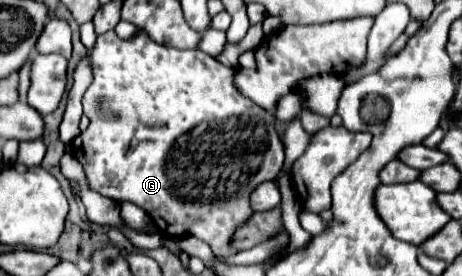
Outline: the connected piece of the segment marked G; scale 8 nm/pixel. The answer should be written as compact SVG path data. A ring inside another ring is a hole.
M137 29L137 35L133 35L131 39L119 39L115 35L115 31L103 33L97 37L97 43L89 51L89 55L93 59L93 71L95 71L95 79L83 95L83 113L89 117L89 127L71 141L71 153L83 165L89 189L97 191L113 201L119 201L119 203L129 201L129 203L139 205L153 219L157 231L167 239L193 235L197 239L205 241L213 249L213 253L219 257L235 255L237 249L231 247L231 239L233 239L235 229L239 229L239 225L243 221L247 221L247 217L251 217L251 213L253 213L253 209L249 205L249 197L251 197L253 189L263 181L273 181L279 175L283 161L285 161L283 143L275 129L275 117L271 113L267 113L265 109L261 109L259 105L255 105L249 97L243 97L239 93L239 89L235 89L235 85L233 85L235 69L225 67L215 57L211 57L199 49L179 51L179 49L159 45L159 43L151 41L151 37L147 37L147 33L143 33L141 29Z

